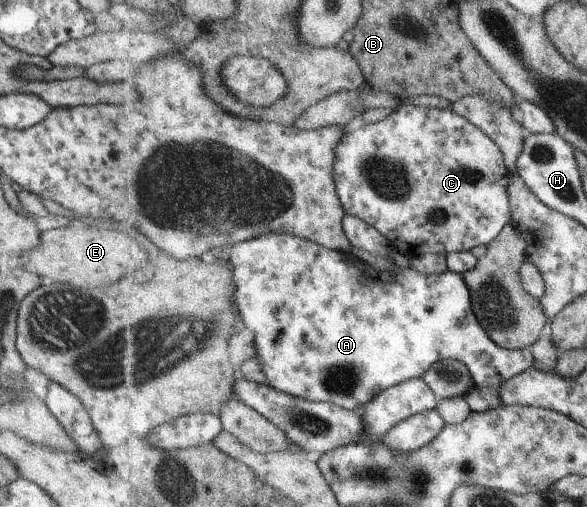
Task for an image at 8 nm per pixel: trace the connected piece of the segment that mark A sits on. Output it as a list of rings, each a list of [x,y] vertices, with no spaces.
[[[270,233],[262,238],[250,239],[248,242],[236,243],[230,253],[230,260],[235,274],[236,292],[234,292],[234,305],[243,327],[252,330],[254,333],[254,346],[256,354],[263,360],[263,369],[267,374],[268,383],[278,390],[286,391],[293,397],[308,399],[312,402],[336,403],[342,408],[363,412],[363,406],[370,402],[374,397],[399,385],[404,381],[411,381],[423,377],[437,362],[446,359],[456,359],[464,362],[471,370],[476,385],[502,385],[511,378],[526,372],[535,366],[535,354],[531,348],[513,351],[500,346],[480,324],[476,316],[472,299],[471,290],[467,285],[463,274],[455,273],[450,270],[439,275],[431,275],[418,271],[416,268],[404,269],[402,271],[393,270],[389,272],[376,271],[364,261],[356,258],[352,253],[345,253],[334,249],[320,246],[318,243],[293,235],[292,233]]]

